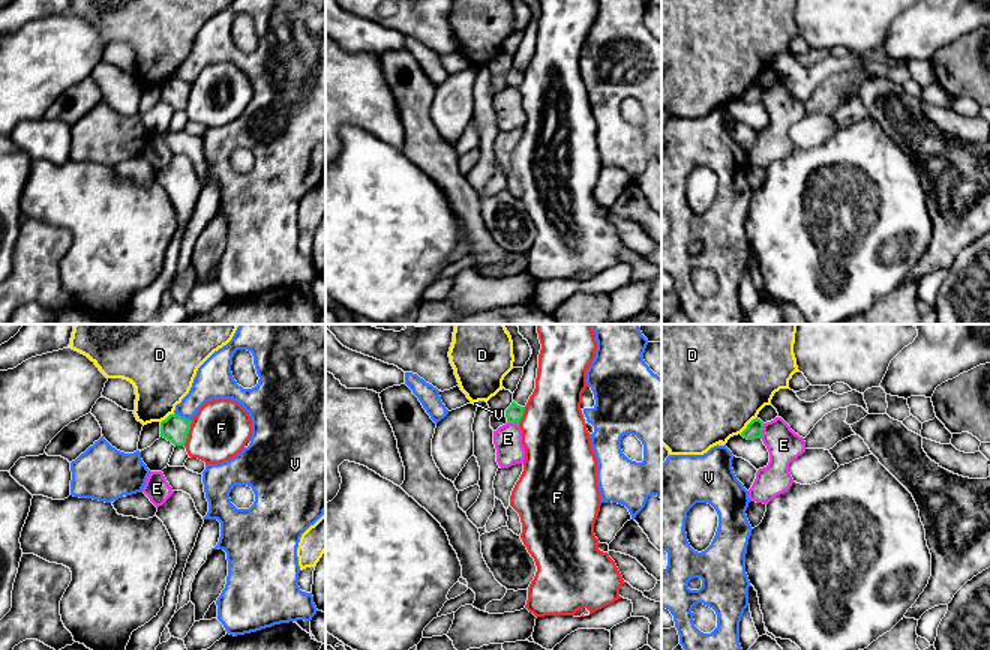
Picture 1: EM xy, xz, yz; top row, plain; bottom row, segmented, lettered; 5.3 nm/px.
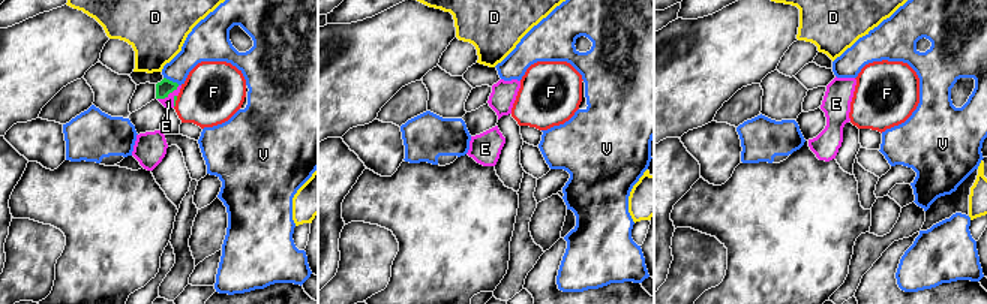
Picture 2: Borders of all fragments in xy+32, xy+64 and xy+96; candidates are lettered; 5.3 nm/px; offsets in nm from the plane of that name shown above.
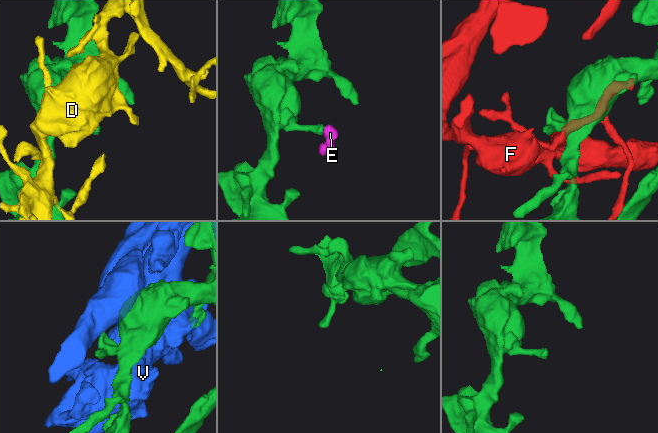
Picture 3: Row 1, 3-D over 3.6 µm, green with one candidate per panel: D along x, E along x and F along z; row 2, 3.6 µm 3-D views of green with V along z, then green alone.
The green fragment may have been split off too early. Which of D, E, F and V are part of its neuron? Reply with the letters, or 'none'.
none

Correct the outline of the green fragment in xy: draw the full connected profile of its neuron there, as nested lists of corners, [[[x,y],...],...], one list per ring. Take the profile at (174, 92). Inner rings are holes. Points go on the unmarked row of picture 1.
[[[170,78],[160,86],[160,101],[171,105],[174,110],[184,110],[192,84],[178,78]]]

